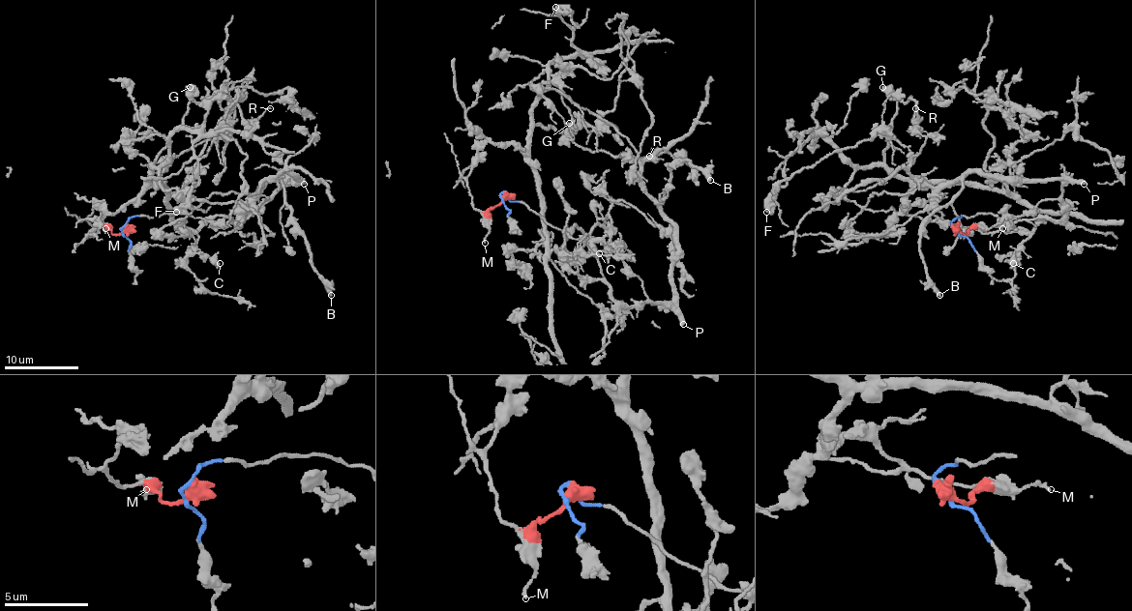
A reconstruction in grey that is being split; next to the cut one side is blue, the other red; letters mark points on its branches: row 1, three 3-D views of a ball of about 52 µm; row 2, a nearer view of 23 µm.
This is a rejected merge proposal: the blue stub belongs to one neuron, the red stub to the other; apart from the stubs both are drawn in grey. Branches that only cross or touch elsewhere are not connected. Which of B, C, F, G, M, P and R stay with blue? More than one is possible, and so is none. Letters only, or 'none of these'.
B, C, P

